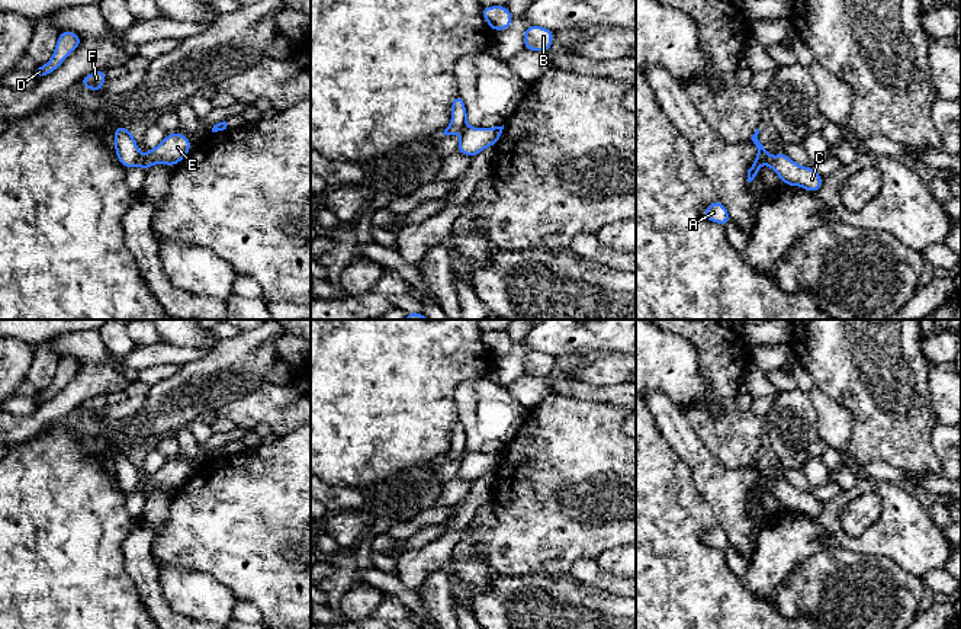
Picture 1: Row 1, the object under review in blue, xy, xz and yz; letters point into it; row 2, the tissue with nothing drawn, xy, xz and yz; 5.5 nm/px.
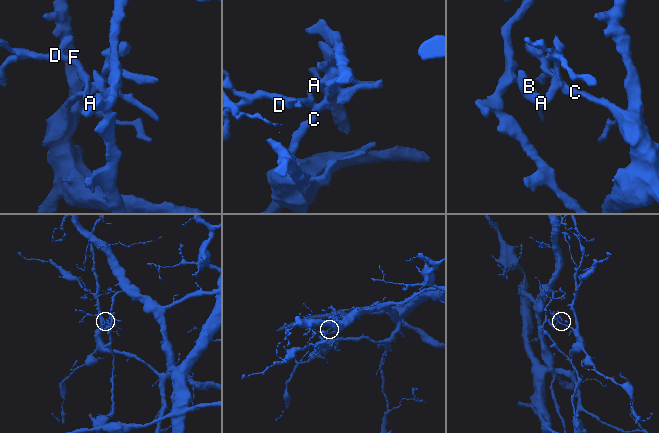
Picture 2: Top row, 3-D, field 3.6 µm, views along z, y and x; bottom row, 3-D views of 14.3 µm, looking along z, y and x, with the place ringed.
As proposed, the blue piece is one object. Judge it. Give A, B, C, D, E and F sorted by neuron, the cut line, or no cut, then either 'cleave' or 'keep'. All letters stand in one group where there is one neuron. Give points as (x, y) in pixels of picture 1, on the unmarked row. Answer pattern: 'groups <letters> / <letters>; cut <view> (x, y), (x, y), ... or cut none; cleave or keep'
groups A B D F / C E; cut xy (142, 481), (140, 490); cleave

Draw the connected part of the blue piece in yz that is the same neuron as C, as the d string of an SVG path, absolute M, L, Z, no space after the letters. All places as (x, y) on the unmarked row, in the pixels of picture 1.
M784 478L772 481L768 492L771 492L787 511L800 511L809 517L817 517L822 513L823 503L813 492L800 491Z

